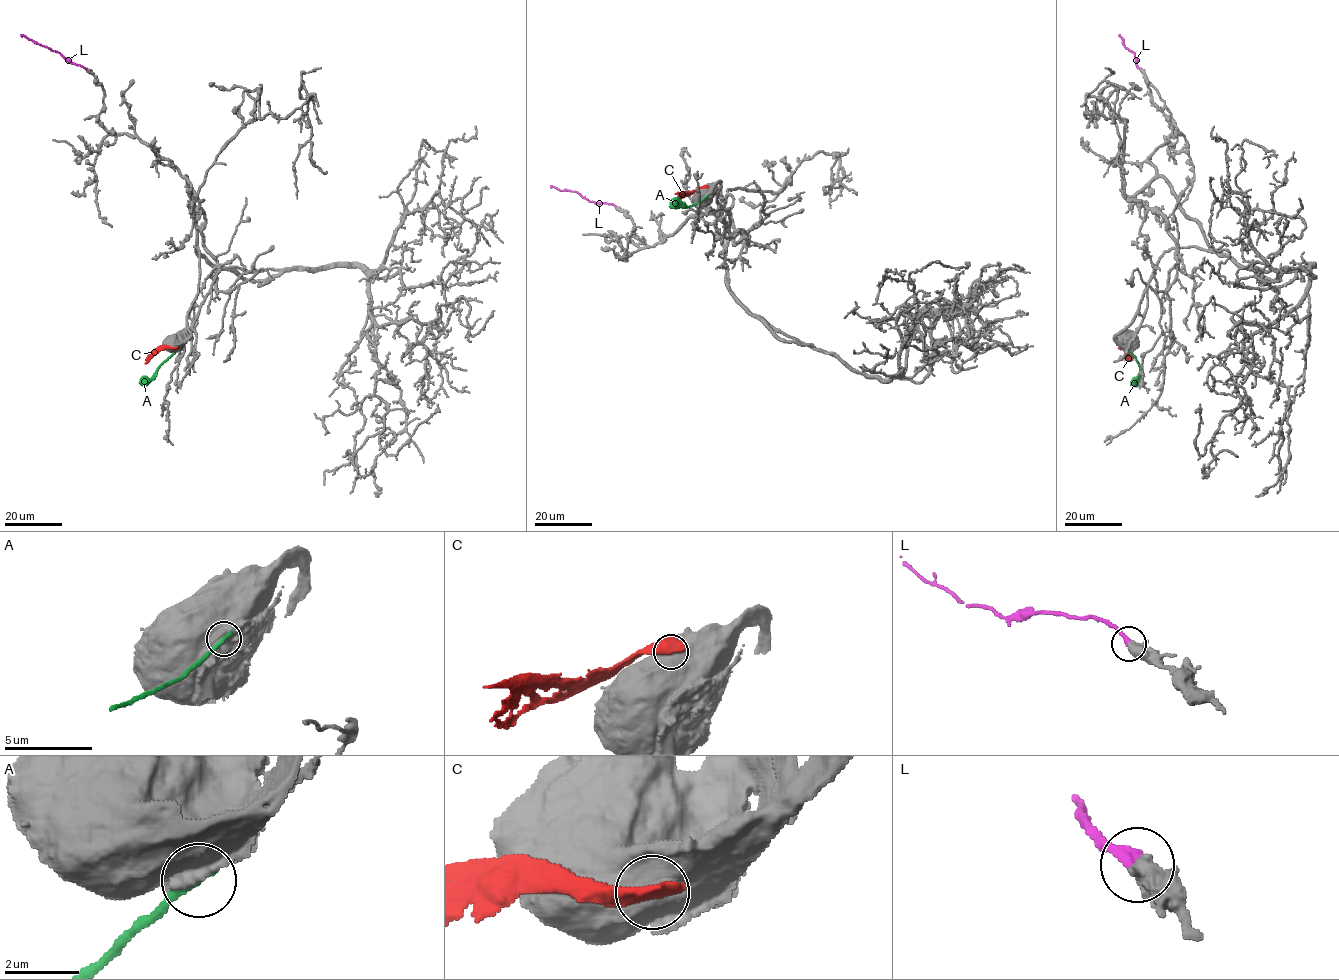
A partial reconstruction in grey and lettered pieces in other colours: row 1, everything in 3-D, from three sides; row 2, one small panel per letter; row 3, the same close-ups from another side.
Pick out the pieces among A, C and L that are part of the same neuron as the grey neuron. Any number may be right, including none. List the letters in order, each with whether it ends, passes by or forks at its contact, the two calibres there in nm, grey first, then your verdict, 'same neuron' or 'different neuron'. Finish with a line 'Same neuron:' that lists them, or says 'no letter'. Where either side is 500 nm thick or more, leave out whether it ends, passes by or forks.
A: 800/280 nm | different neuron
C: 850/550 nm | different neuron
L: 600/340 nm | same neuron
Same neuron: L

